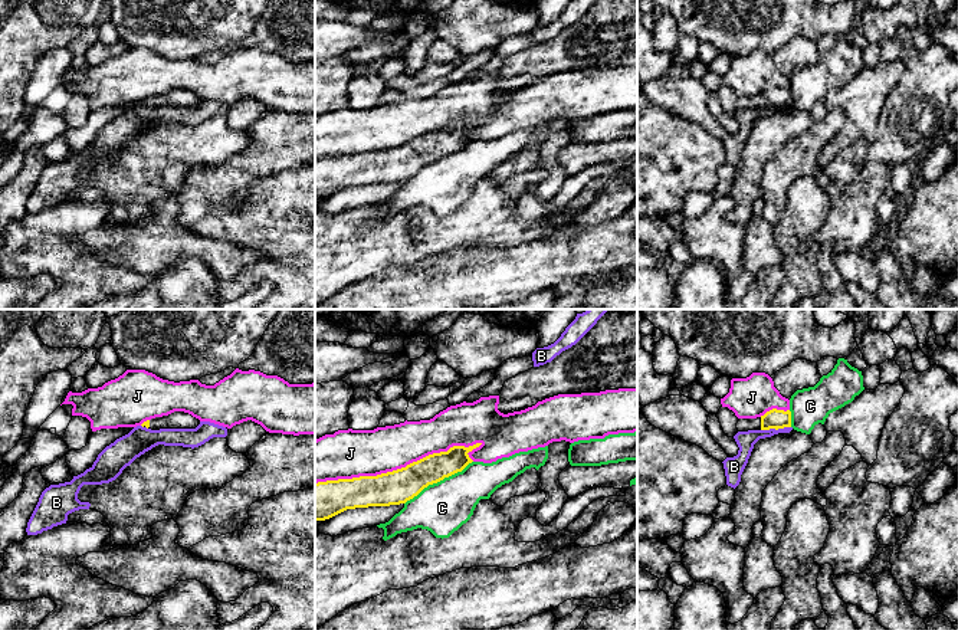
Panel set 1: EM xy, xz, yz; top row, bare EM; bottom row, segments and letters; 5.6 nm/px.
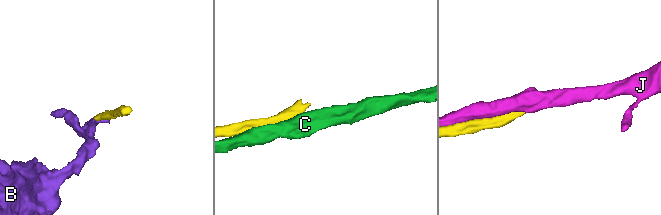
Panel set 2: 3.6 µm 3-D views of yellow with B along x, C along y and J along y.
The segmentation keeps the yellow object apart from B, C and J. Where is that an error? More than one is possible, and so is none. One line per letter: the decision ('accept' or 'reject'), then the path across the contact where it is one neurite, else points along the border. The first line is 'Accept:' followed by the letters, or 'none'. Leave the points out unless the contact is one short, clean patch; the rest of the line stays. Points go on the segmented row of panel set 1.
Accept: none
B: reject | along yz (790, 426), (761, 430)
C: reject
J: reject

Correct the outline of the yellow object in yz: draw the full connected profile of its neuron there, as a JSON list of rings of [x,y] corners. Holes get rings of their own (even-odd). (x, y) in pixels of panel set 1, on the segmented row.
[[[772,408],[764,416],[757,419],[739,419],[736,423],[738,432],[748,430],[770,430],[770,429],[784,429],[791,427],[791,411]]]

